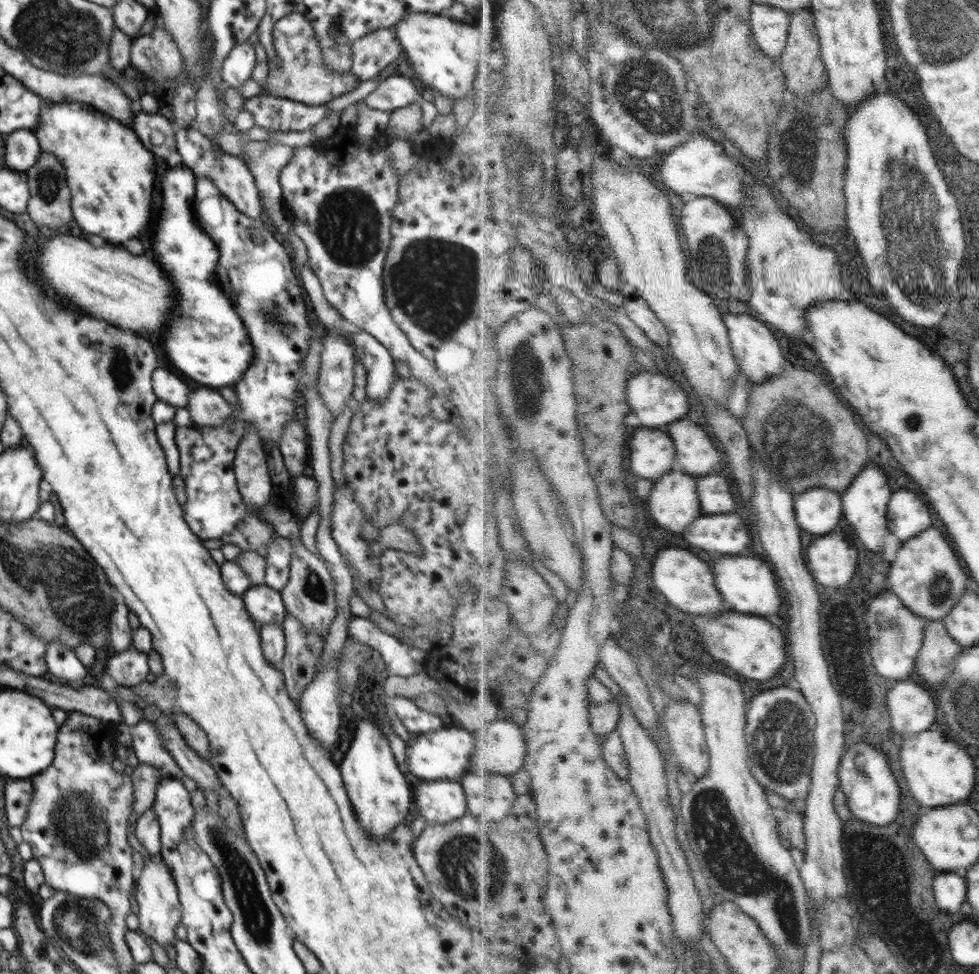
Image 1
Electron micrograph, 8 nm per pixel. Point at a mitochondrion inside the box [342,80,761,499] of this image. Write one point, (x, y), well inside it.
(432, 279)

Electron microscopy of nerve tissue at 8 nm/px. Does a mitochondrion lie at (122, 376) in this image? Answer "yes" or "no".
yes

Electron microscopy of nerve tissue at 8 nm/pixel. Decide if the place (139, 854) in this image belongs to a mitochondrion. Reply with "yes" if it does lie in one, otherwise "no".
no

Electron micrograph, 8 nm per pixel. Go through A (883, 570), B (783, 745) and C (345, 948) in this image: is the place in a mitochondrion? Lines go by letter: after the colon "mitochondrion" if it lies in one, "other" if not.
A: other
B: mitochondrion
C: other

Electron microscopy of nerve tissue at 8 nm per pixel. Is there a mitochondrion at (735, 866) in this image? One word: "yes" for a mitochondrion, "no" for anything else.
yes

